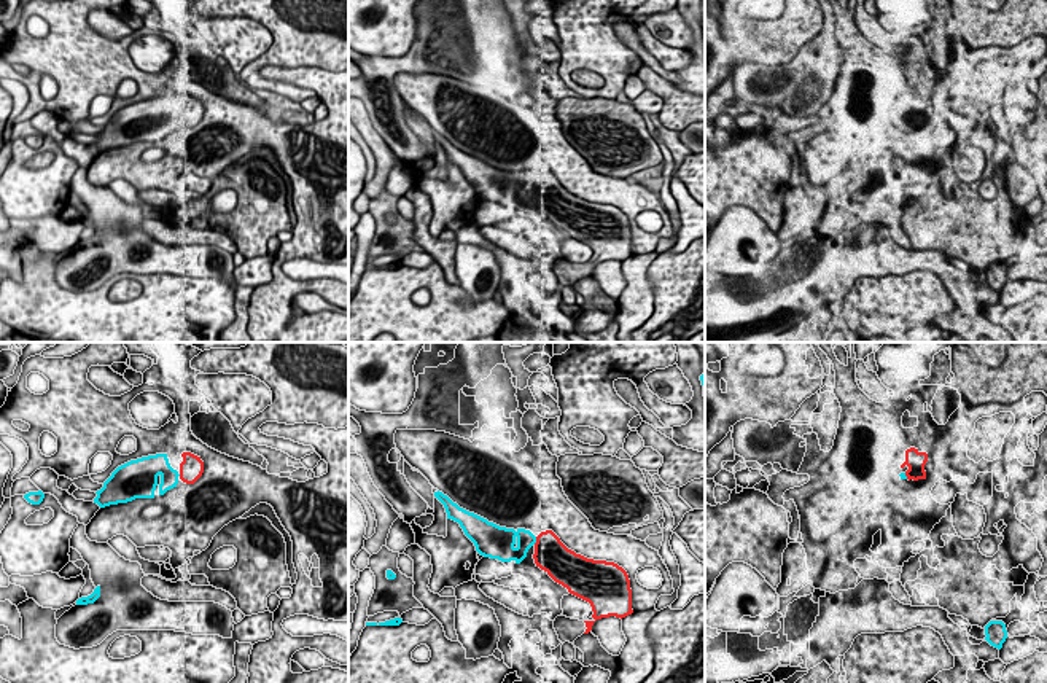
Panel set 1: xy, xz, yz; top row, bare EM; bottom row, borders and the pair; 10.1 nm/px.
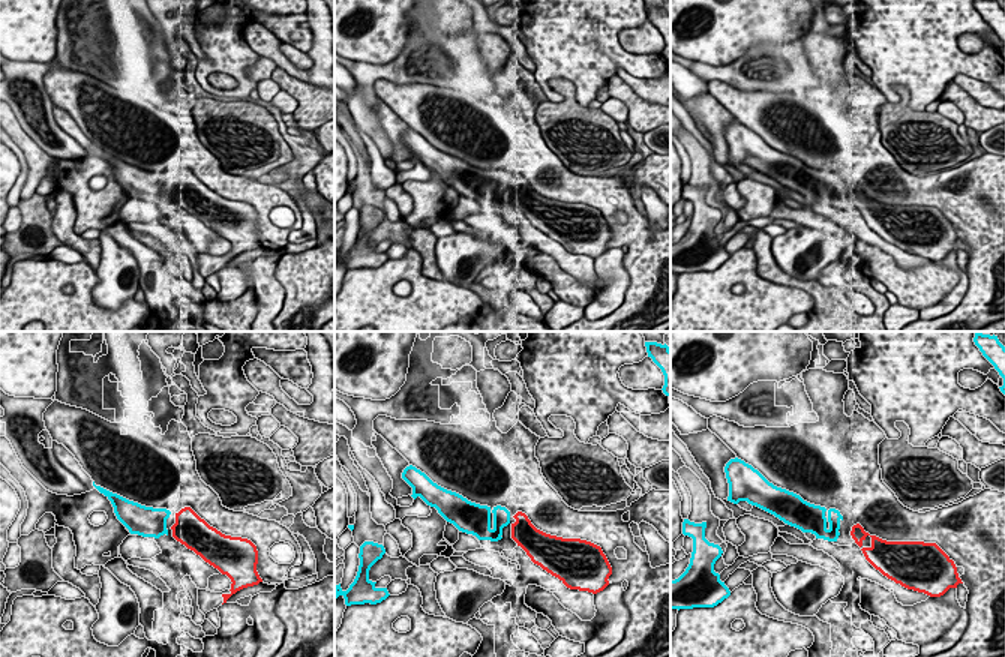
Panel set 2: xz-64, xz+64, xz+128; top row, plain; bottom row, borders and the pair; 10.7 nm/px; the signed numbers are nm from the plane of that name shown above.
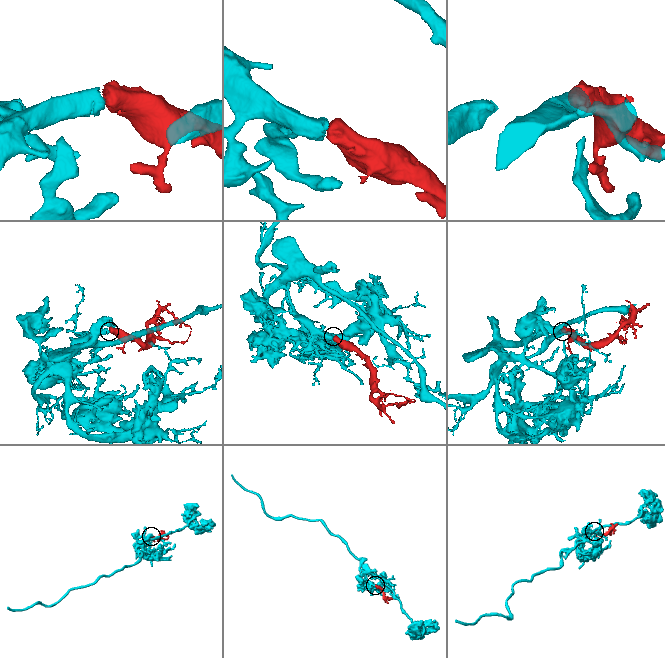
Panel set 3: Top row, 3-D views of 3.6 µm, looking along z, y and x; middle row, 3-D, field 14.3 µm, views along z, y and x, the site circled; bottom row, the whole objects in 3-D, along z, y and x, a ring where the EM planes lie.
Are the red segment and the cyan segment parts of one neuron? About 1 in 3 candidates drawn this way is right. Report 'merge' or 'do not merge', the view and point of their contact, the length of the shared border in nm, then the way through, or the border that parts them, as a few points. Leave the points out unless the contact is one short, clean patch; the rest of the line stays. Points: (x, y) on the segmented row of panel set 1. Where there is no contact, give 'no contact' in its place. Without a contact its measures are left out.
merge; meets red in xz at (537, 540); contact 90 nm long

